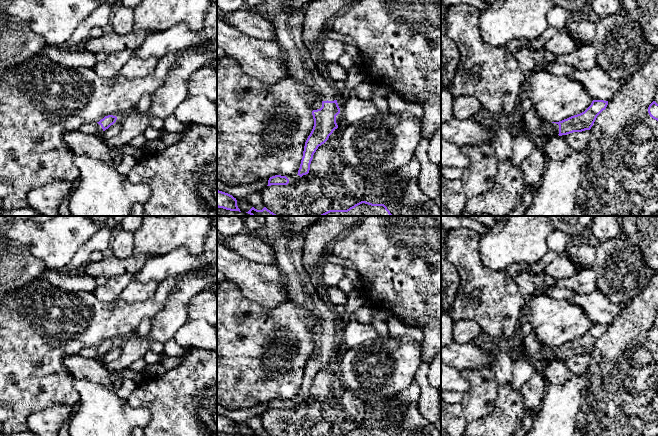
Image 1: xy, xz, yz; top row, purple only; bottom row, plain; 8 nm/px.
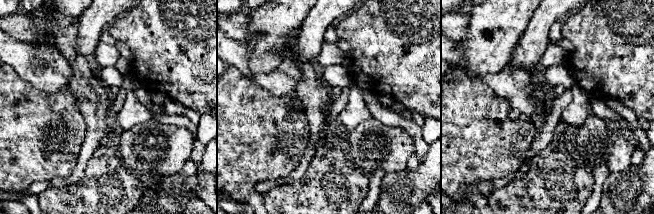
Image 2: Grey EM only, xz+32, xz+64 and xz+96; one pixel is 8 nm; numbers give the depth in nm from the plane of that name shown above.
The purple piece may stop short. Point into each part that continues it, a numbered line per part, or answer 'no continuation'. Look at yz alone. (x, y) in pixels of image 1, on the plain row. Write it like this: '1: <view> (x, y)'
1: yz (530, 346)

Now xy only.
1: xy (95, 353)

